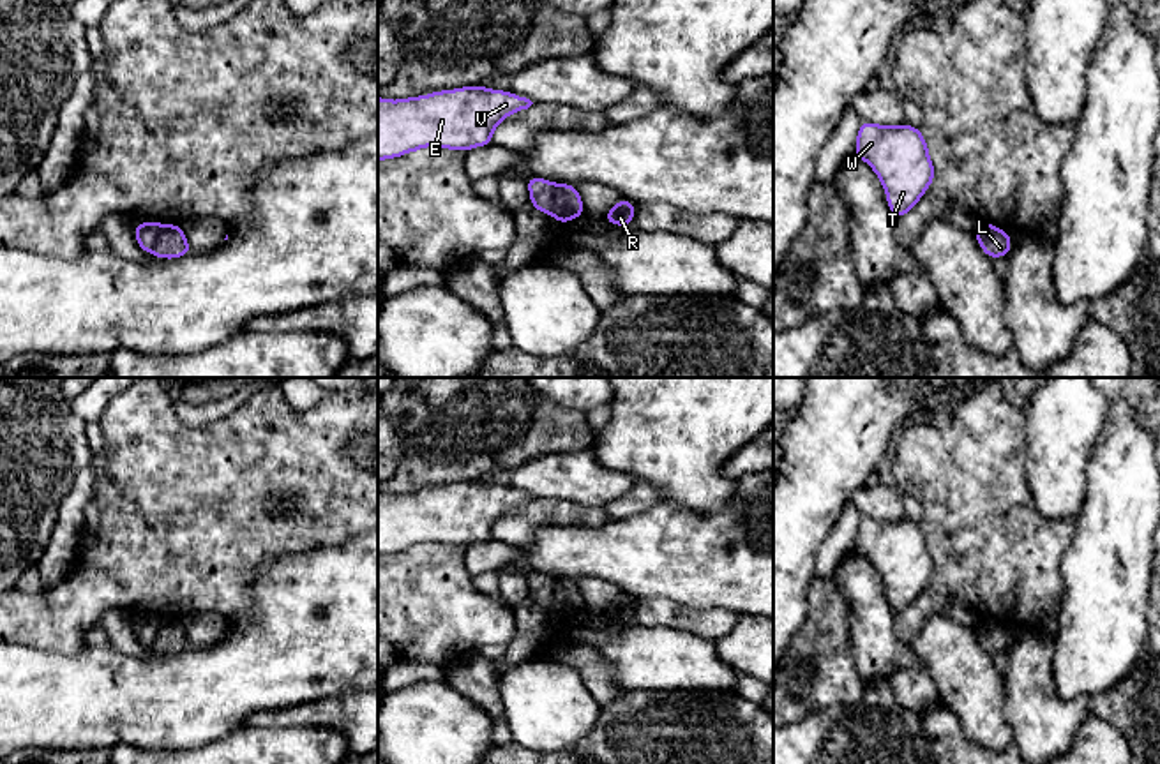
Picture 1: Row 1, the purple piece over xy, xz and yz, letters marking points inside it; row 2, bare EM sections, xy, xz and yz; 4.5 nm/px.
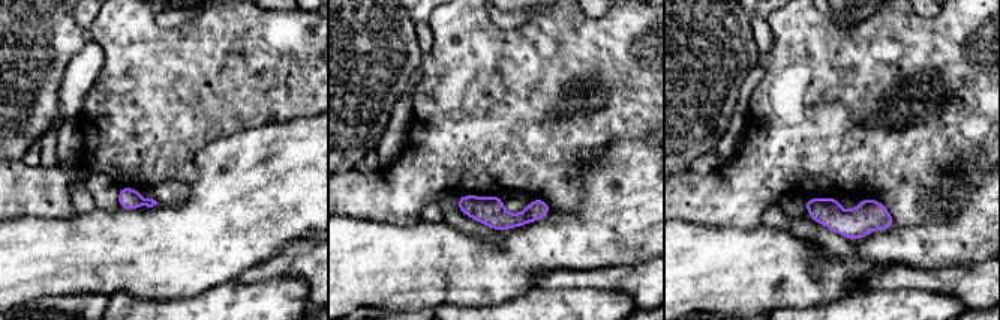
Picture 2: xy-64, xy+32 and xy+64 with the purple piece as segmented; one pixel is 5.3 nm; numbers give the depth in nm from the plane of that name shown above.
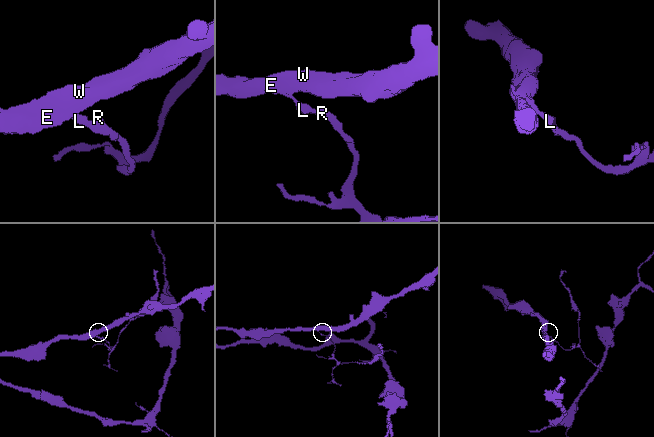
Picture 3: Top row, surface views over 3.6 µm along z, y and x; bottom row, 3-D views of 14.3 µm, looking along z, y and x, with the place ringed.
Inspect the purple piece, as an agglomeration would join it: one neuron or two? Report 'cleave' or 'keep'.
cleave

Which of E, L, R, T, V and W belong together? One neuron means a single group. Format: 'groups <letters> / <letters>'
groups E T V W / L R

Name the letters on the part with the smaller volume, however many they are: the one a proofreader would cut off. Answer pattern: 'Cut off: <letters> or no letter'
Cut off: L, R

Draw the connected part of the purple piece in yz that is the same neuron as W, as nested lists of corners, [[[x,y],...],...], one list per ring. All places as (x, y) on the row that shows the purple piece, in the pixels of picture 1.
[[[862,120],[855,155],[881,180],[895,219],[909,213],[936,176],[922,129],[906,122],[892,127]]]

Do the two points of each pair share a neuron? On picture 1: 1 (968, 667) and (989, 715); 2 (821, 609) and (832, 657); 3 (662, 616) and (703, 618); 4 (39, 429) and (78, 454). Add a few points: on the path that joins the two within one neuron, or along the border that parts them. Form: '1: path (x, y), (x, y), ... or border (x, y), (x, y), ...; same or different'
1: path (968, 680), (980, 703); same
2: path (827, 621), (827, 644); same
3: path (673, 618), (692, 618); same
4: path (48, 438), (64, 452), (69, 452); same

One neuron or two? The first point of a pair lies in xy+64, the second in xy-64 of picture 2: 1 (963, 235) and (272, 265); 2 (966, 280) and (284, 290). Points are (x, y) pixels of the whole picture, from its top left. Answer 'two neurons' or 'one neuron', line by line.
1: two neurons
2: two neurons

